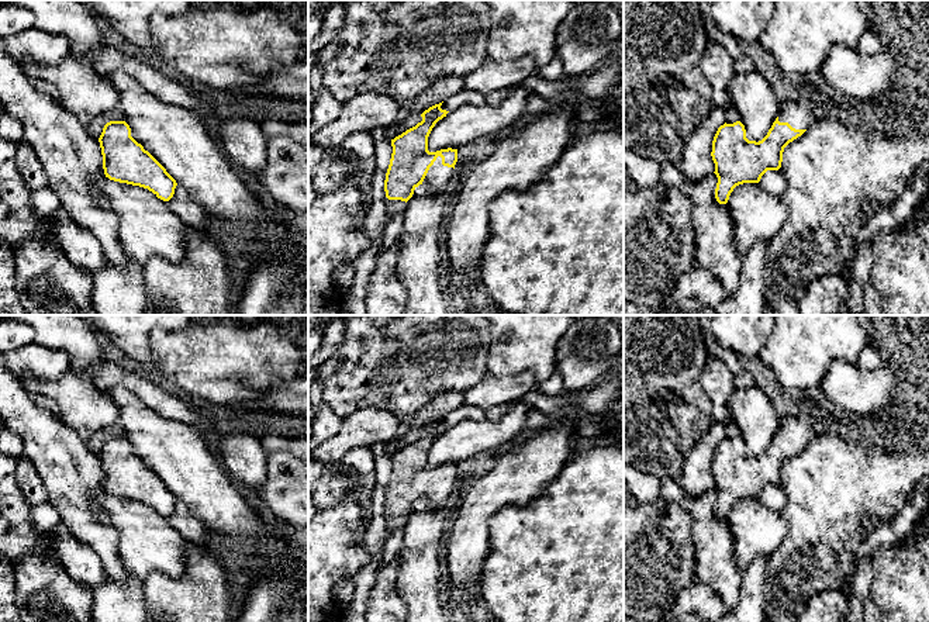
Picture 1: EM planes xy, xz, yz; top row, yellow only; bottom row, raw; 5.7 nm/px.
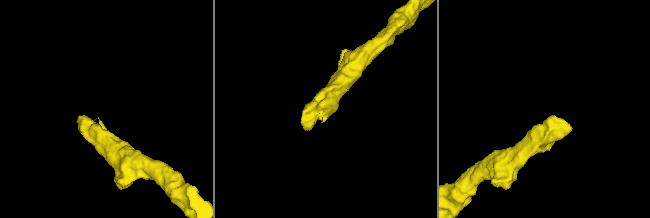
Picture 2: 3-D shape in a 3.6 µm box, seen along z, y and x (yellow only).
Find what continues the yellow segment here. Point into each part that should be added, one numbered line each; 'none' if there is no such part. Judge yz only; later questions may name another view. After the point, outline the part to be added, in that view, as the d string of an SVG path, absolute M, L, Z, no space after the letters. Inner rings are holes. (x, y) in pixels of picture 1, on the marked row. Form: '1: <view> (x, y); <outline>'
1: yz (800, 114); M807 97L787 101L778 114L780 122L788 122L795 129L807 129L816 120L815 104Z

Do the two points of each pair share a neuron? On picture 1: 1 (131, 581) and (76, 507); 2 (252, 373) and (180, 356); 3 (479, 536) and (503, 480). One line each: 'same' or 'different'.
1: different
2: same
3: same

